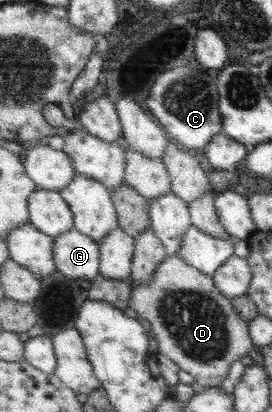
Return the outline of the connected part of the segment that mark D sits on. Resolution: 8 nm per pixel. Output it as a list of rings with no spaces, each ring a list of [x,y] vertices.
[[[166,254],[153,272],[149,283],[138,284],[132,276],[129,281],[133,285],[129,307],[136,312],[136,318],[143,321],[154,334],[157,352],[174,362],[179,370],[188,373],[194,381],[193,385],[201,389],[218,387],[225,381],[230,363],[239,360],[251,350],[252,342],[247,331],[247,322],[232,308],[230,299],[214,286],[211,277],[198,271],[193,265],[186,264],[178,255]]]

